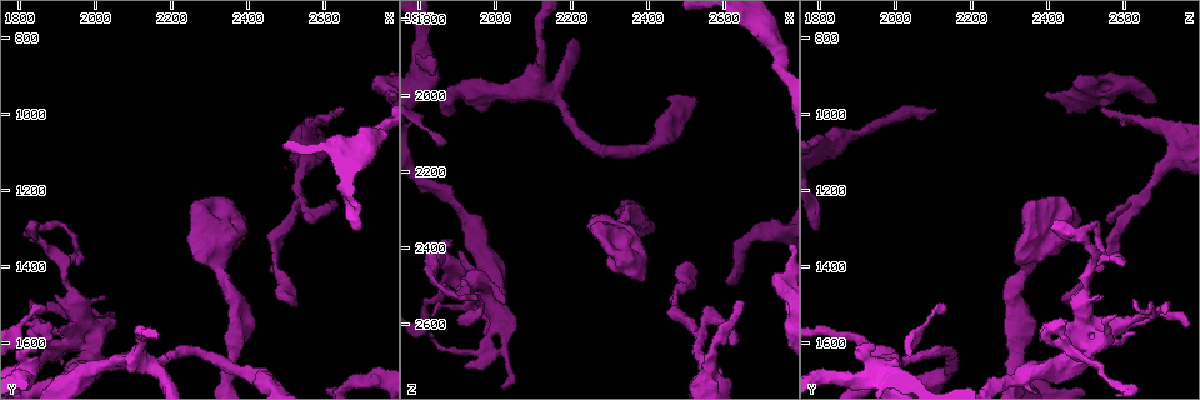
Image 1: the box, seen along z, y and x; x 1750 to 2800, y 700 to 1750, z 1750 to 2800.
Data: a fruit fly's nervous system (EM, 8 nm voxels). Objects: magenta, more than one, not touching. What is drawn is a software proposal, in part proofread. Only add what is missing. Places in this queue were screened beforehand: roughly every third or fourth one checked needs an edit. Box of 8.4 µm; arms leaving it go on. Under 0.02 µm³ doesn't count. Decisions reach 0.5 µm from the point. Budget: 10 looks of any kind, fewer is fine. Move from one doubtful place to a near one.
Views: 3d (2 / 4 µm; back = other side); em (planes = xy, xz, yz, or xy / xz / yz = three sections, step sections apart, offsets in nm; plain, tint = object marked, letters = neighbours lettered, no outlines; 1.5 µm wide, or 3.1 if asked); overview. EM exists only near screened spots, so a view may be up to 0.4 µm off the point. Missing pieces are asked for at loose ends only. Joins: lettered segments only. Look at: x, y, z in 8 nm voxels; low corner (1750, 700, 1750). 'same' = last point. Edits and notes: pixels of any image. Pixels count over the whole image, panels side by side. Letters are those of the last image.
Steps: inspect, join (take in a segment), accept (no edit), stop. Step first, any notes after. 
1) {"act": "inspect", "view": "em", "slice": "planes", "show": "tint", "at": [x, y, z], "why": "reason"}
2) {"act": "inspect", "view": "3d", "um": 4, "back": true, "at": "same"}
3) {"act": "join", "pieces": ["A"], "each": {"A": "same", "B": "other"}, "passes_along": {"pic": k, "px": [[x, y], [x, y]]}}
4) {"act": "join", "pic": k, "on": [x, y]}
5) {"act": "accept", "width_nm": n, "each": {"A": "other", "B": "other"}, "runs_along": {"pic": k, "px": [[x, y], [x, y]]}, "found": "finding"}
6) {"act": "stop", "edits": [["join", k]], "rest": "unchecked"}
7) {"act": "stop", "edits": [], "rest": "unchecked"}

{"act": "inspect", "view": "3d", "um": 2, "at": [2635, 985, 2540], "why": "free end"}

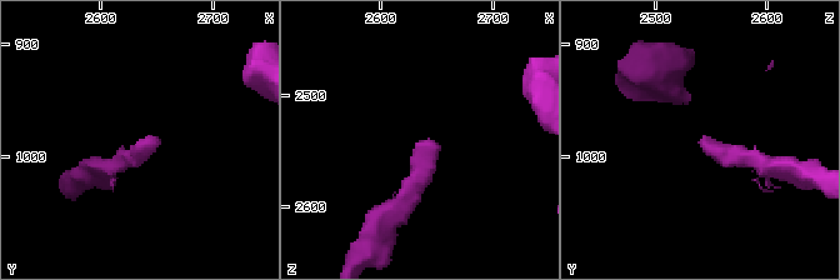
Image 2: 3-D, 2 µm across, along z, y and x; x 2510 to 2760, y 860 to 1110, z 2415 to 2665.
{"act": "inspect", "view": "em", "slice": "xz", "step": 4, "show": "letters", "at": [2642, 986, 2538]}

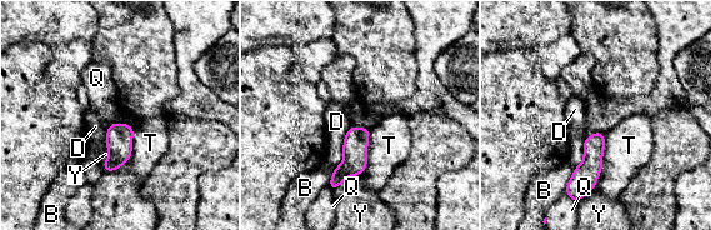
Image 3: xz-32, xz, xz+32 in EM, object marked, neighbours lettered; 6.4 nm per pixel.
{"act": "accept", "width_nm": 80, "each": {"B": "other", "D": "other", "Q": "other", "T": "other", "Y": "other"}, "border": {"pic": 3, "px": [[362, 171], [349, 175], [333, 191]]}, "found": "none of them fits"}

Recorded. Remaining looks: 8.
{"act": "inspect", "view": "3d", "um": 2, "at": [2620, 1235, 2655], "why": "an open end"}

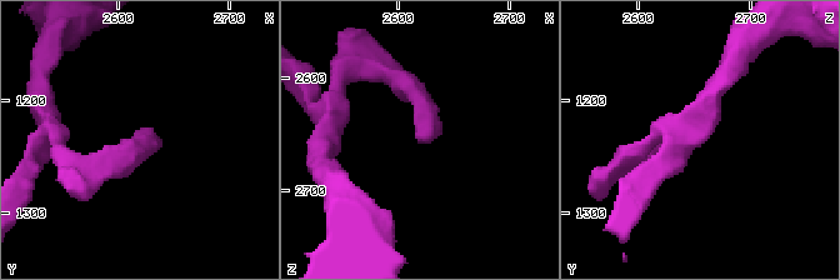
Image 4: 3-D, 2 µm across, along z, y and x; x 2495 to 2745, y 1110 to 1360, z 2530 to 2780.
{"act": "inspect", "view": "em", "slice": "planes", "show": "letters", "at": [2624, 1232, 2658], "why": "now the EM"}

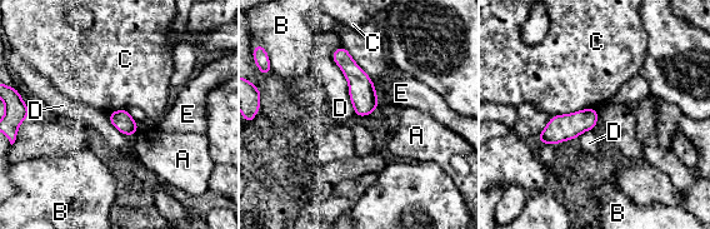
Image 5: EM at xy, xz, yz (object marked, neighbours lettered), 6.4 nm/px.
{"act": "accept", "each": {"A": "other", "B": "other", "C": "other", "D": "other", "E": "other"}, "border": {"pic": 5, "px": [[340, 45], [331, 59], [355, 114]]}, "found": "none of them fits"}

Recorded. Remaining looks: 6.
{"act": "inspect", "view": "3d", "um": 4, "back": true, "at": [1900, 1395, 2595], "why": "tapers out"}

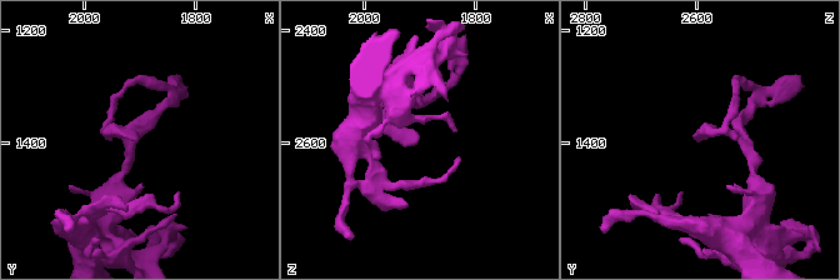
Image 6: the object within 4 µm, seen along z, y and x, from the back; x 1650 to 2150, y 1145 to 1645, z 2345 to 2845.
{"act": "inspect", "view": "em", "slice": "planes", "show": "letters", "at": [1905, 1400, 2595]}

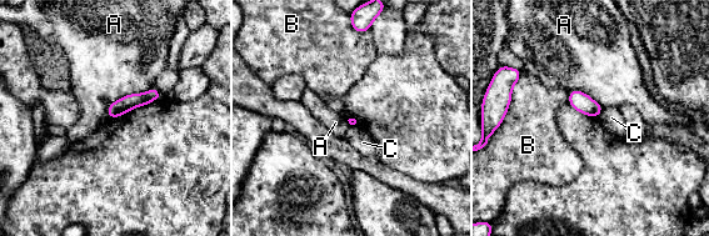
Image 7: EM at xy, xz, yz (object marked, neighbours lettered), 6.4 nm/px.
{"act": "accept", "each": {"A": "other", "B": "other", "C": "other"}, "runs_along": {"pic": 7, "px": [[156, 95], [133, 100], [110, 113]]}, "found": "none of them fits"}

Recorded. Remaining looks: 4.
{"act": "inspect", "view": "3d", "um": 2, "at": [1820, 1615, 1895], "why": "stops while still wide"}

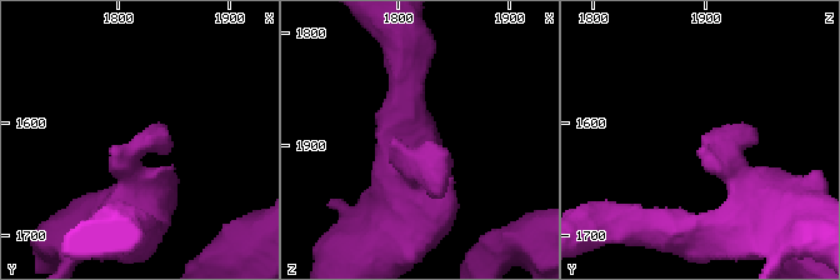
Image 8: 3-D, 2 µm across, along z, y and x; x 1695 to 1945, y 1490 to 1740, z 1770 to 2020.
{"act": "inspect", "view": "em", "slice": "xy", "step": 8, "show": "plain", "at": [1824, 1618, 1898]}

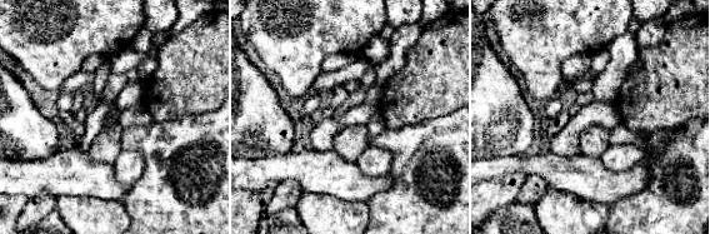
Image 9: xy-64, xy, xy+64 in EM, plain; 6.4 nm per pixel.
{"act": "inspect", "view": "em", "slice": "xy", "step": 8, "show": "letters", "at": "same"}

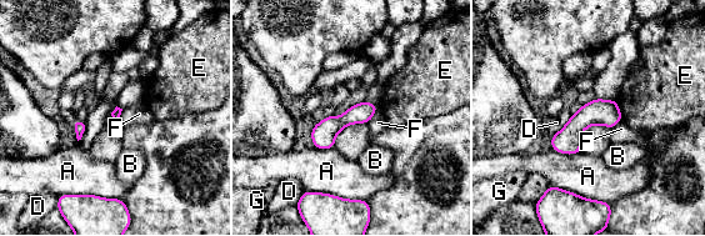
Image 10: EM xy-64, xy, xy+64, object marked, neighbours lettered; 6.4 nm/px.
{"act": "join", "pic": 10, "on": [378, 122], "each": {"A": "other", "B": "other", "D": "other", "E": "other", "F": "same", "G": "other"}, "passes_along": {"pic": 10, "px": [[364, 111], [374, 114], [378, 122]]}, "found": "it goes on there"}

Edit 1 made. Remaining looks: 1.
{"act": "stop", "edits": [["join", 10]], "rest": "unchecked"}

